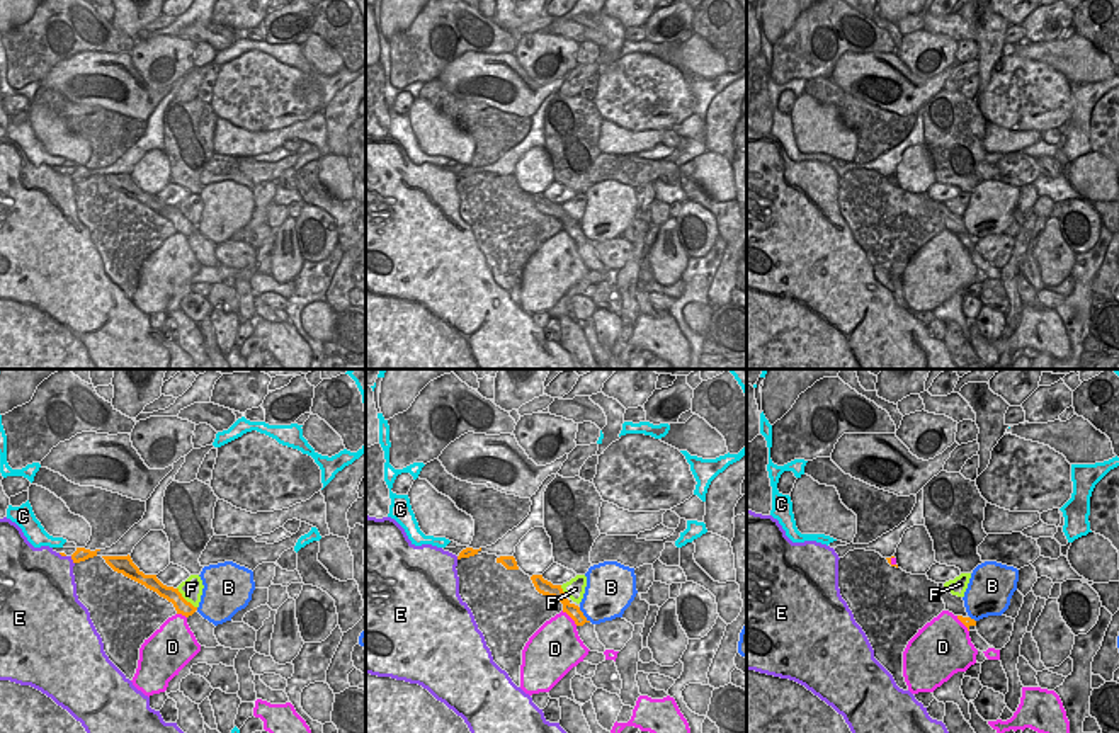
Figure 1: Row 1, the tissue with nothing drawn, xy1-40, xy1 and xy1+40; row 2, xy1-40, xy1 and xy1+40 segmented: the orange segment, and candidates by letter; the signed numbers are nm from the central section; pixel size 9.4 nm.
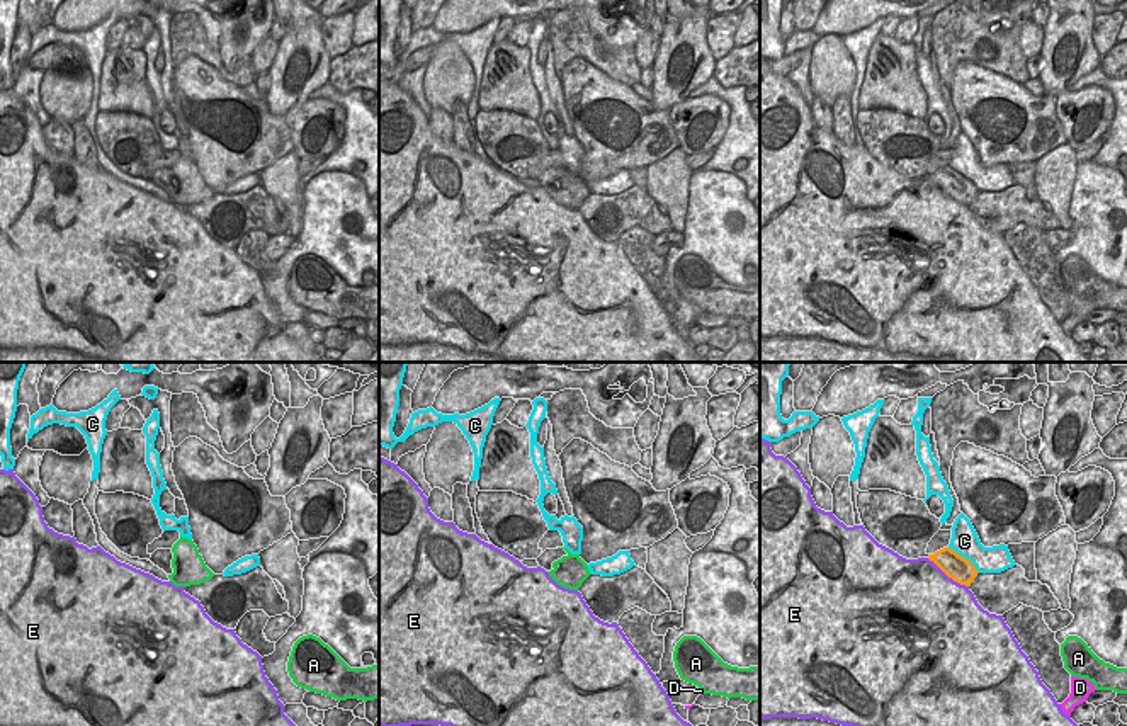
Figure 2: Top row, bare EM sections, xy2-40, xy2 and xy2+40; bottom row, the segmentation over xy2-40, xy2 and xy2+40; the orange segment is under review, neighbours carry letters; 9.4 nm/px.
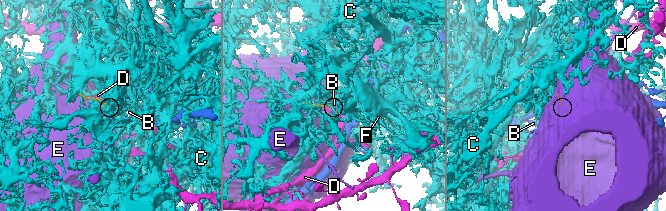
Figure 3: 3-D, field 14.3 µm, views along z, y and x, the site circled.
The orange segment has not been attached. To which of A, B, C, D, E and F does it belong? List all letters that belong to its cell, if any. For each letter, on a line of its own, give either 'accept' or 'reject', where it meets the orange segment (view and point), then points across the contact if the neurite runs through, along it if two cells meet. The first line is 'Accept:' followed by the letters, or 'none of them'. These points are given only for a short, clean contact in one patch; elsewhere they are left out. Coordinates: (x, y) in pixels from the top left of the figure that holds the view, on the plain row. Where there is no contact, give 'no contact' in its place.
Accept: none of them
A: reject; no contact
B: reject; meets orange in xy1 at (582, 233); border along xy1 (579, 227), (590, 240)
C: reject; meets orange in xy2+40 at (964, 177)
D: reject; meets orange in xy1 at (570, 235)
E: reject; meets orange in xy2+40 at (947, 194)
F: reject; meets orange in xy1-40 at (184, 218); border along xy1-40 (177, 206), (196, 227)

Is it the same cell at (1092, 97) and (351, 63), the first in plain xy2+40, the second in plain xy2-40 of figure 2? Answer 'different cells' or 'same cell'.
different cells

